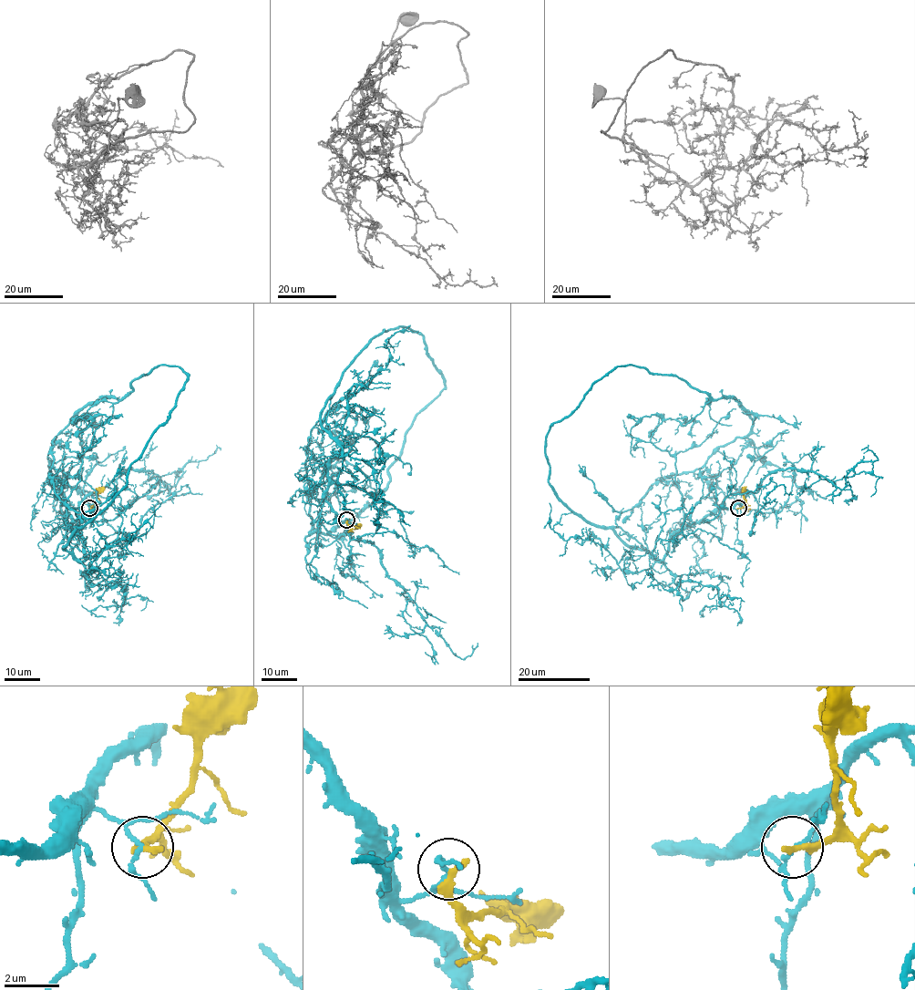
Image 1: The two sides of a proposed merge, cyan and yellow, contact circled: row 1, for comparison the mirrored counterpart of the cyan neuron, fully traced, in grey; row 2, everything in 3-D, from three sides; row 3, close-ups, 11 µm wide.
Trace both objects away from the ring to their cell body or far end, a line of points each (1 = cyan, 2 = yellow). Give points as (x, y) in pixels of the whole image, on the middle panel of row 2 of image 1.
1: (346, 520), (324, 499), (341, 446), (329, 402), (345, 367), (397, 327), (423, 337), (433, 365)
2: (346, 520), (350, 525), (360, 528)

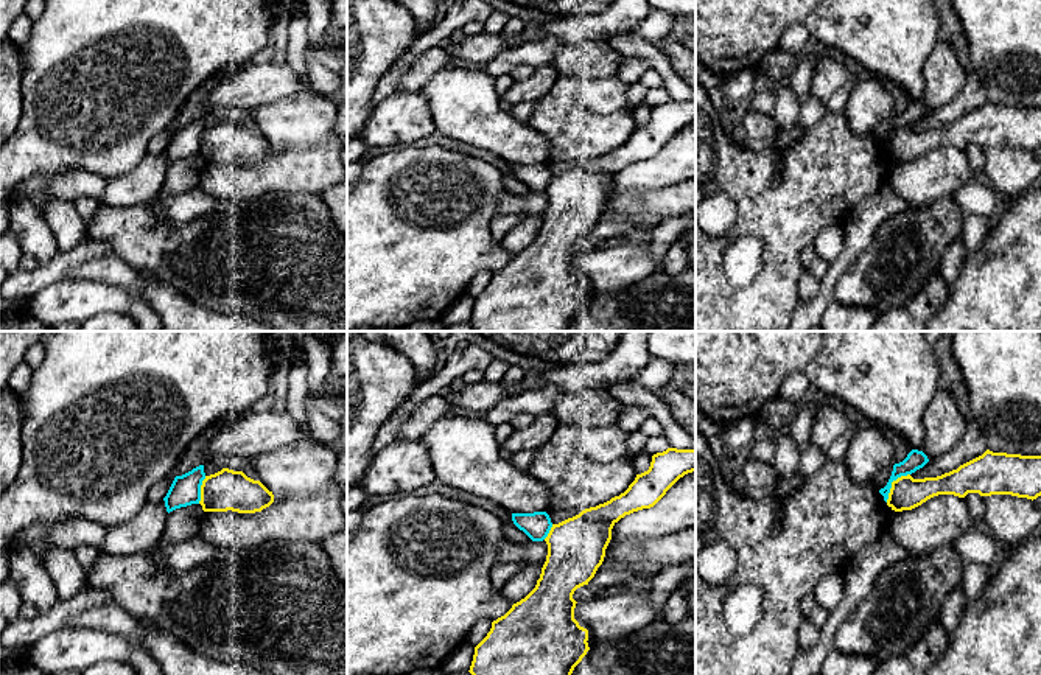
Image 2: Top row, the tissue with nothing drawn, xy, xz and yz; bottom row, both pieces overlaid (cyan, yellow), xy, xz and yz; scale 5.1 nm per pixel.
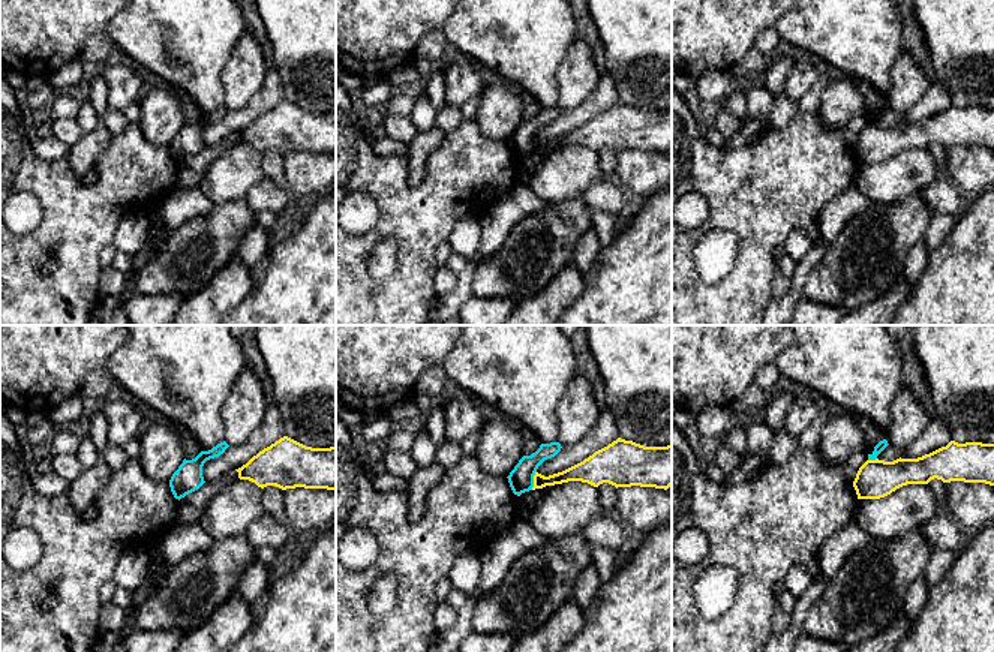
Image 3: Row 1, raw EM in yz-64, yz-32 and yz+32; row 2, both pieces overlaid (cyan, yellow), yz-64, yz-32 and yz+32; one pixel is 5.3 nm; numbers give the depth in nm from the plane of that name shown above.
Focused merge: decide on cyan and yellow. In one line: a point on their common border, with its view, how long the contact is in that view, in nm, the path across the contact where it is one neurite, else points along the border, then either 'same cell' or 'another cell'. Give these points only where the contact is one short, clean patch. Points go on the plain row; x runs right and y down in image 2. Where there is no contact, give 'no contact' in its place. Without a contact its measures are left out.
meets cyan in yz at (890, 136); contact 200 nm long; border along yz (909, 125), (892, 134), (886, 153); another cell

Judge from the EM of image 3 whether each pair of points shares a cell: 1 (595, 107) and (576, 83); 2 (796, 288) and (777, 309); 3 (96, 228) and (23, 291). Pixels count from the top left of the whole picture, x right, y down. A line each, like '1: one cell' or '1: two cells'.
1: two cells
2: one cell
3: one cell

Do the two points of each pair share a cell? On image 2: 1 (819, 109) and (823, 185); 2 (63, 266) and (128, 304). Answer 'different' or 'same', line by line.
1: different
2: different

